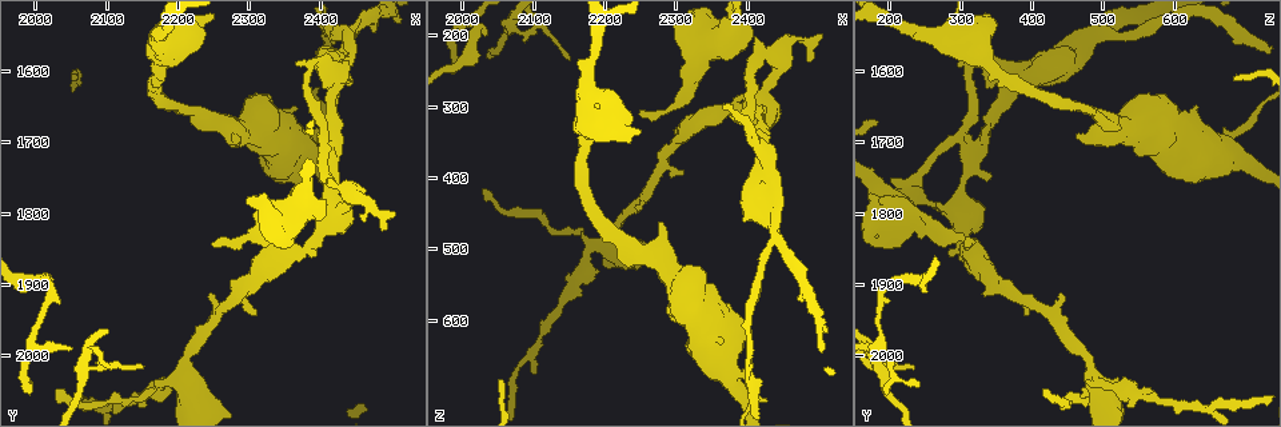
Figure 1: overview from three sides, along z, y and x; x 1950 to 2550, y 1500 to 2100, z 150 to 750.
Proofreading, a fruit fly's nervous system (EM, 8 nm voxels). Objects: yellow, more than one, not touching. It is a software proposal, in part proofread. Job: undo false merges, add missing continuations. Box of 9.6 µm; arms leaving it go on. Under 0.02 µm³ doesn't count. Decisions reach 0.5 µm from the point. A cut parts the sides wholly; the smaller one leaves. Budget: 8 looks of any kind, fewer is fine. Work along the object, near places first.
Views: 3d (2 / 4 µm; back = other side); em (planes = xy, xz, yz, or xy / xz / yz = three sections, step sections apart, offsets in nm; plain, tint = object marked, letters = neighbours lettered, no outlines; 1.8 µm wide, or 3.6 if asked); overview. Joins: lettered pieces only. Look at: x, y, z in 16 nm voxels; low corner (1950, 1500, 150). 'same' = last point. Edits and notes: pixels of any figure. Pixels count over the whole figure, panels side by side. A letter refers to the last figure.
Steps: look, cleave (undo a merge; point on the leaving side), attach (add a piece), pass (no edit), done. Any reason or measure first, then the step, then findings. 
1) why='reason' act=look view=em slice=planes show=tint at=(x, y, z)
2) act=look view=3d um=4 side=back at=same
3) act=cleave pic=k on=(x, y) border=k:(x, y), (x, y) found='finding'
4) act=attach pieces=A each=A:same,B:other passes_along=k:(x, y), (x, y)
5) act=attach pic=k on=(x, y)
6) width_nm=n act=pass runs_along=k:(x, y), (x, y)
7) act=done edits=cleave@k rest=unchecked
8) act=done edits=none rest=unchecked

act=look view=em um=3.6 slice=planes show=tint at=(2420, 1615, 365)

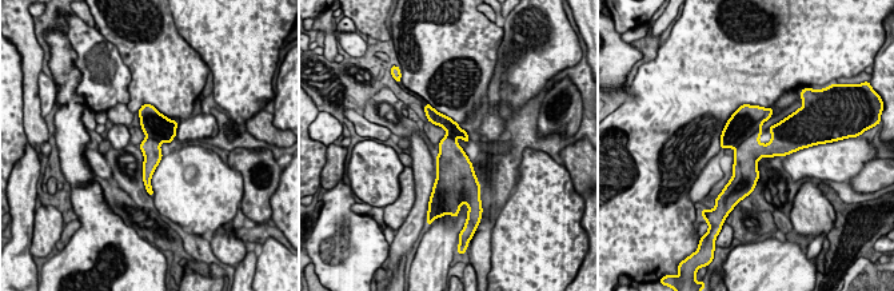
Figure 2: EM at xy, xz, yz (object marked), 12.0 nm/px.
act=look view=em um=3.6 slice=planes show=letters at=same

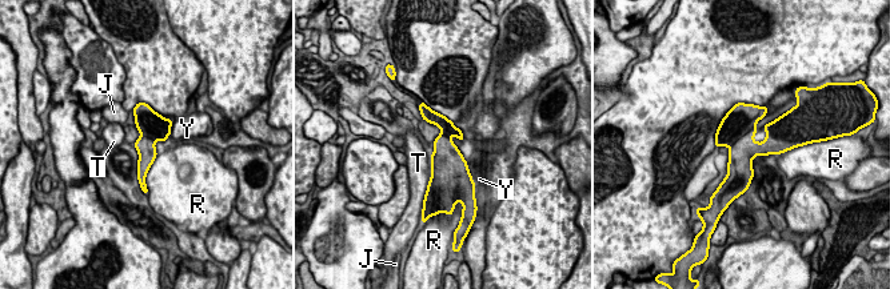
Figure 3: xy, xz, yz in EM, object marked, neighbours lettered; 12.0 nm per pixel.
longest_contact=R:440nm act=cleave pic=3 on=(741, 119) each=J:other,R:other,T:other,Y:other part_leaving=3:(424, 111), (458, 133) found='two neurons meet here'

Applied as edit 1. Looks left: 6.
act=look view=overview

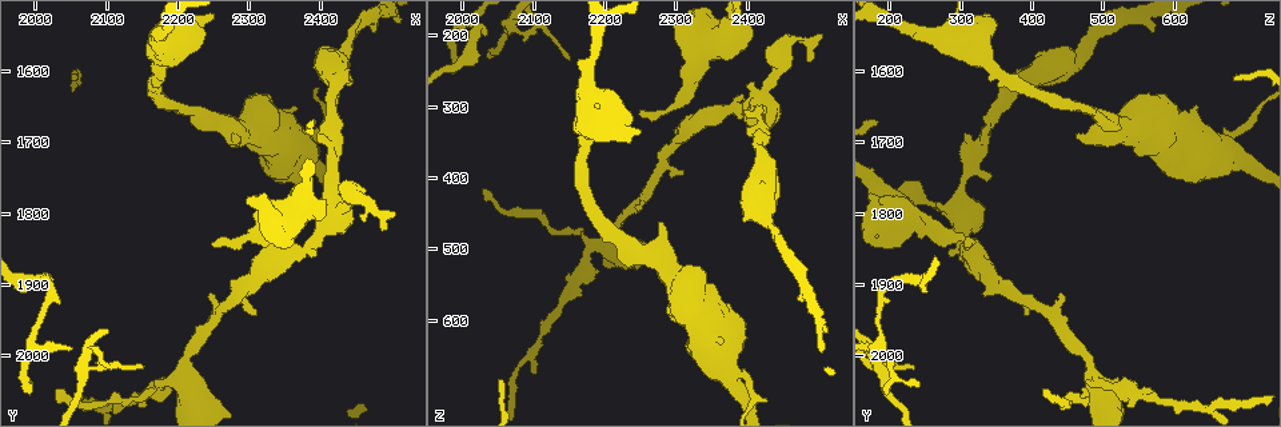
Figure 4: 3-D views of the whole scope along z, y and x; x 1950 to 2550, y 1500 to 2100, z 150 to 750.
why='free end' act=look view=em slice=yz step=16 show=letters at=(2250, 1845, 310)

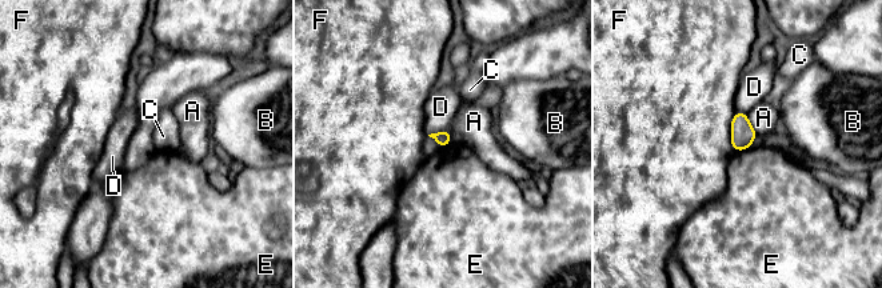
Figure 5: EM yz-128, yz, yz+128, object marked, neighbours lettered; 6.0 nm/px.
act=pass each=A:other,B:other,C:other,D:other,E:other,F:other border=5:(750, 147), (735, 152) found='no lettered piece goes on from it'

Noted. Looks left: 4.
why='thick turns thin' act=look view=3d um=2 at=(2440, 1560, 470)

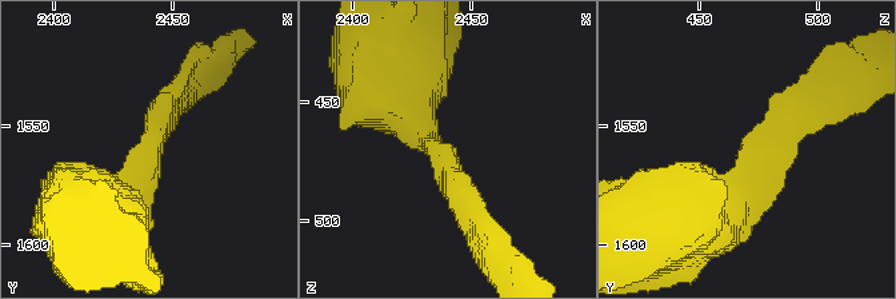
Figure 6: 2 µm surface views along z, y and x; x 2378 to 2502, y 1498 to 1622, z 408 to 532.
arm_widths_nm=160,600 why='shape alone is not enough' act=look view=em slice=planes show=letters at=(2435, 1563, 469)

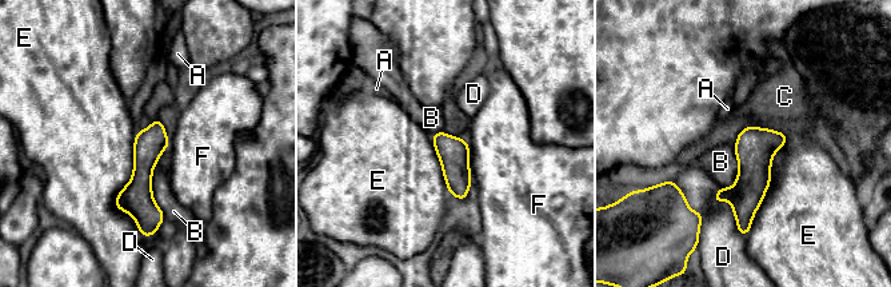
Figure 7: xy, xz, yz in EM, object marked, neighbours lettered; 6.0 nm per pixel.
act=pass each=A:other,B:other,C:other,D:other,E:other,F:other border=7:(155, 164), (152, 199), (164, 219) found='all the same neuron'

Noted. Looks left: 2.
why='branch point' act=look view=em slice=planes show=letters at=(1990, 1985, 185)

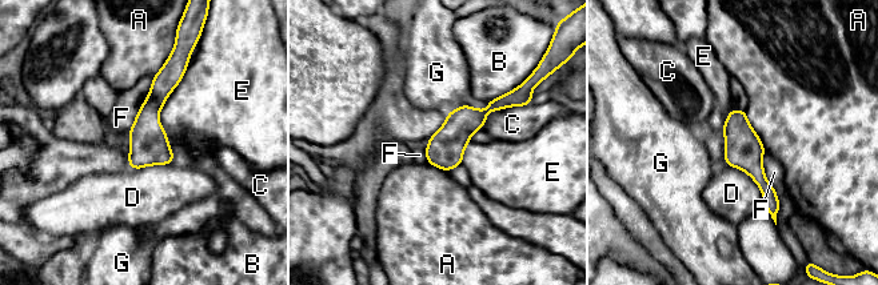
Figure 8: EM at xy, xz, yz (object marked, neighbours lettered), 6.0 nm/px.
act=pass each=A:other,B:other,C:other,D:other,E:other,F:other,G:other runs_along=8:(734, 112), (773, 212) found='continuous, no second neuron'

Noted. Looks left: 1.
act=done edits=cleave@3 rest=unchecked

